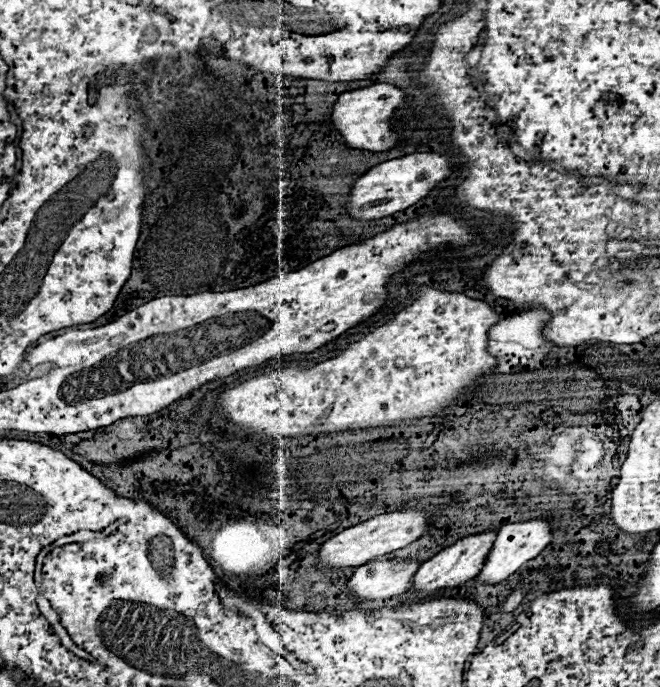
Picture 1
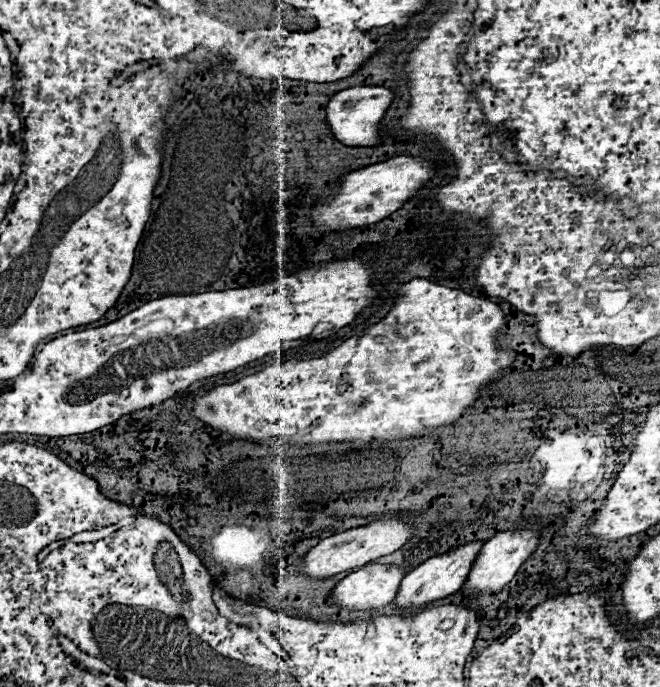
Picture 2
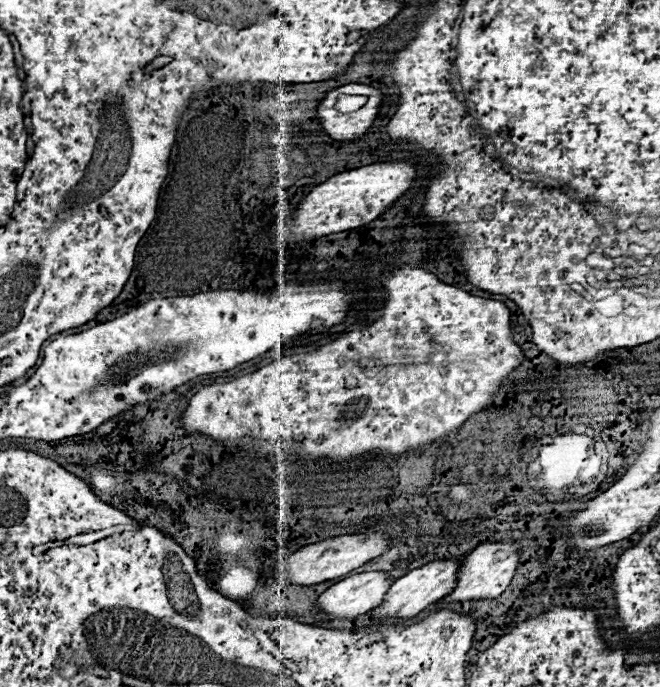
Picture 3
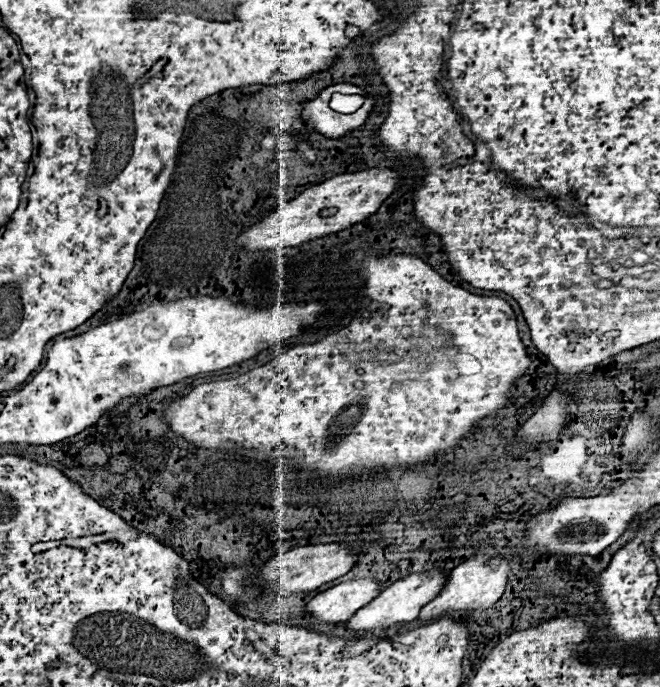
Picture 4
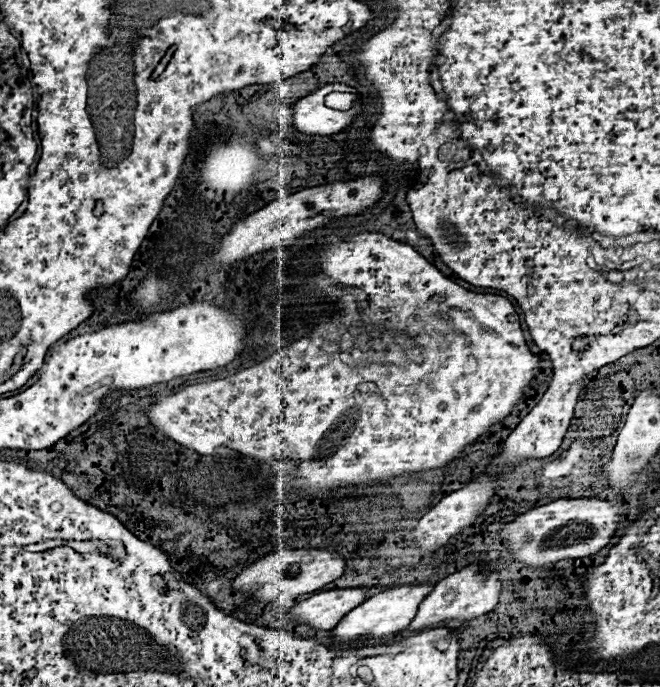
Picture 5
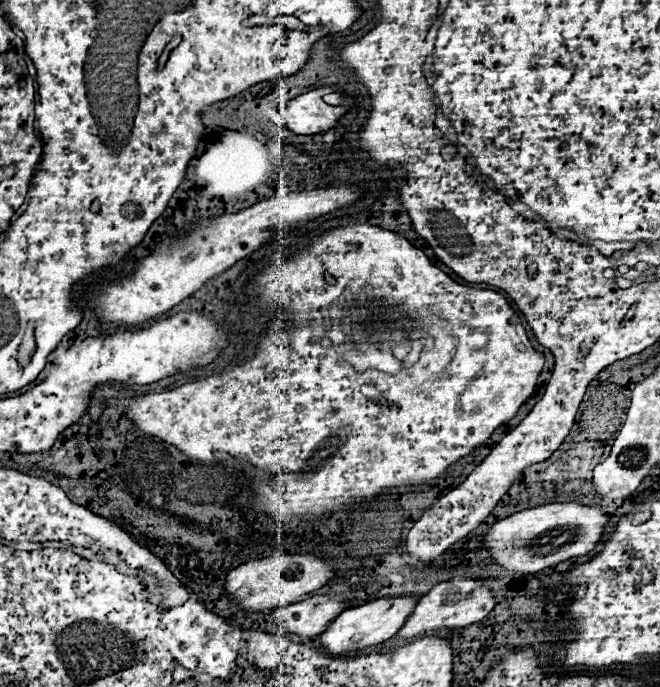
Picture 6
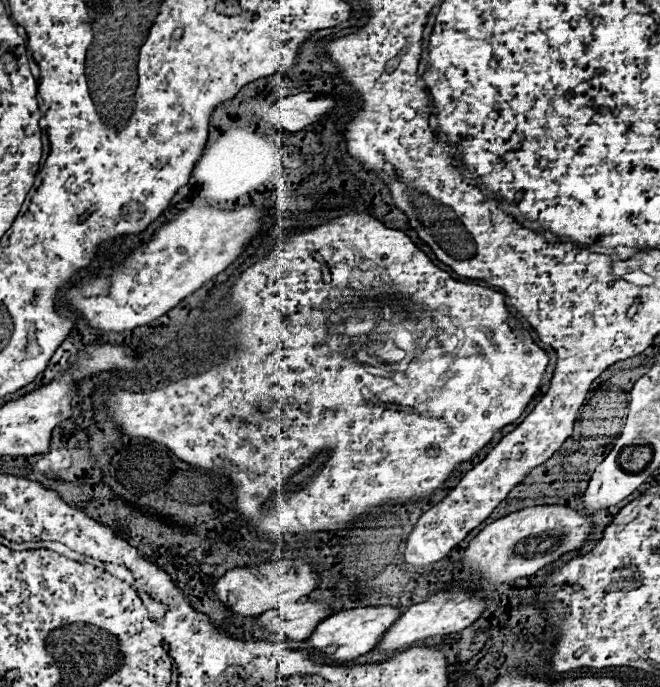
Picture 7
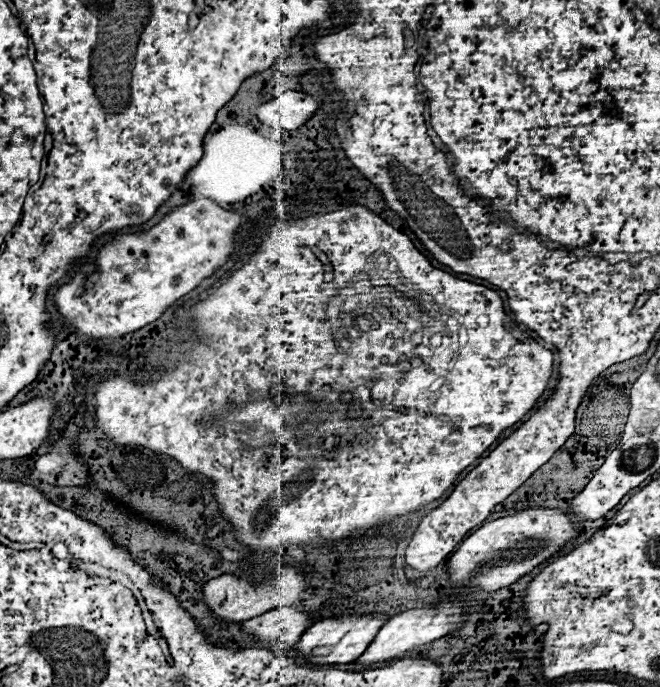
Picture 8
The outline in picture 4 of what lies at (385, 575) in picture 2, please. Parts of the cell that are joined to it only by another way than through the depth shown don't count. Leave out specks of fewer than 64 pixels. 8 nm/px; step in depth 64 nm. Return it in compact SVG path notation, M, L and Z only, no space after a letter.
M352 580L316 594L306 602L306 612L328 624L346 622L358 608L366 606L378 594L380 586L376 580Z

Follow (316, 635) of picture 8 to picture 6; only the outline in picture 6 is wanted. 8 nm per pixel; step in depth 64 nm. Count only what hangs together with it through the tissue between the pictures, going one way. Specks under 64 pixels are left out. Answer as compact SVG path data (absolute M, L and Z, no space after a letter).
M388 596L388 598L368 602L364 606L358 606L358 608L348 608L342 614L338 614L336 620L332 620L326 626L326 630L318 636L320 648L332 656L346 656L348 652L358 652L368 646L382 644L384 640L392 638L394 632L398 632L406 616L414 610L414 604L416 604L416 598L412 596L398 596L398 598Z

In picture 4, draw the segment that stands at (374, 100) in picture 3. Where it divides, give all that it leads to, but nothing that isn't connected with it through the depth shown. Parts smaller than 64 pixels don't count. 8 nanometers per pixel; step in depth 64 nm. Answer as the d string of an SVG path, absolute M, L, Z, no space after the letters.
M334 84L334 86L328 86L324 88L316 98L304 102L302 106L302 114L300 114L300 120L314 128L316 132L320 132L322 136L326 138L340 138L352 130L358 130L362 124L365 123L368 117L368 112L372 110L372 104L374 104L374 98L366 98L366 102L362 104L362 108L359 108L356 112L345 115L338 113L334 110L330 110L328 102L330 102L330 96L334 92L346 92L346 94L366 94L364 90L360 90L358 86L354 84Z

